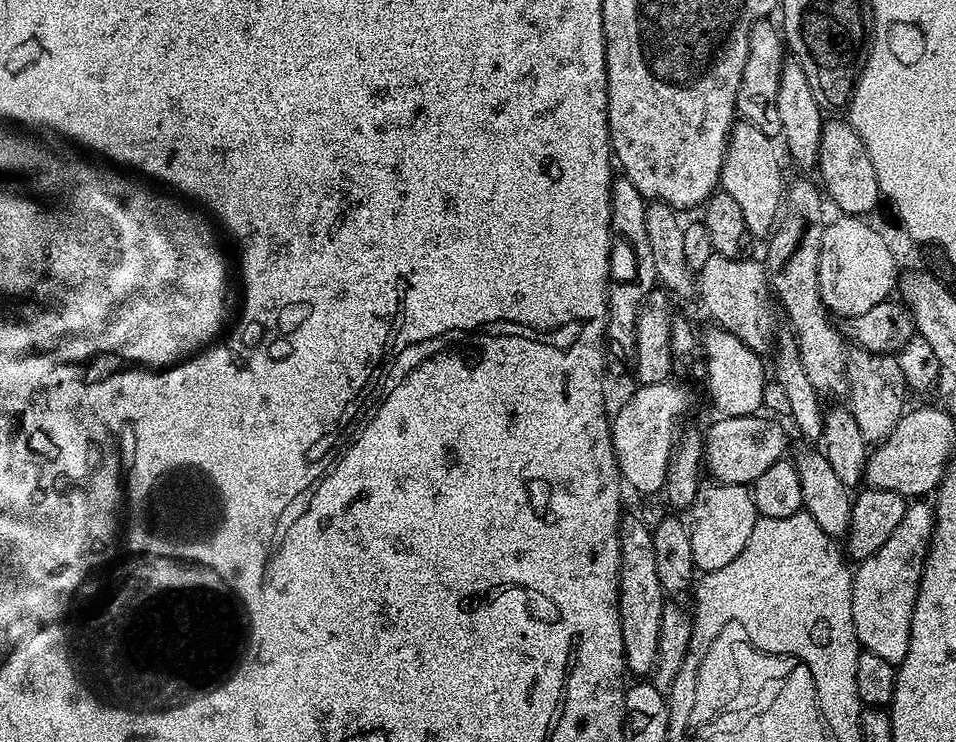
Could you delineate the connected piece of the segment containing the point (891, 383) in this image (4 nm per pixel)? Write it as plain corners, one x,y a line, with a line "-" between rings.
849,347
846,352
844,377
848,379
846,404
854,422
858,422
858,430
862,430
862,434
870,442
883,440
890,434
890,430
894,430
906,408
906,385
902,370
898,370
895,355
876,355
868,349

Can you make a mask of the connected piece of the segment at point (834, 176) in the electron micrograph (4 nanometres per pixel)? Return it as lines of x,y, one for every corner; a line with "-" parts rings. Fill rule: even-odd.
847,118
825,119
818,150
819,172
821,180
819,183
822,185
827,199
831,203
833,200
840,207
839,211
843,215
864,218
869,215
867,212
875,210
876,203
881,203
878,174
874,174
874,162
870,162
866,146
862,142
862,138
858,138
851,120

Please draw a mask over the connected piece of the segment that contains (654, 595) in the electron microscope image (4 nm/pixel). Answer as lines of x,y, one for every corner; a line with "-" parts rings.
636,516
620,518
620,621
624,662
629,673
644,678
656,666
658,638
662,630
662,614
666,605
666,593
658,578
654,562
654,538
652,528
644,525

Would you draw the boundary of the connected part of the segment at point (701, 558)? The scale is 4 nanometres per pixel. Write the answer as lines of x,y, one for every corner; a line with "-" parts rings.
743,484
703,485
689,509
688,529
695,569
701,573
720,570
738,558
750,540
760,515
754,506
751,491

